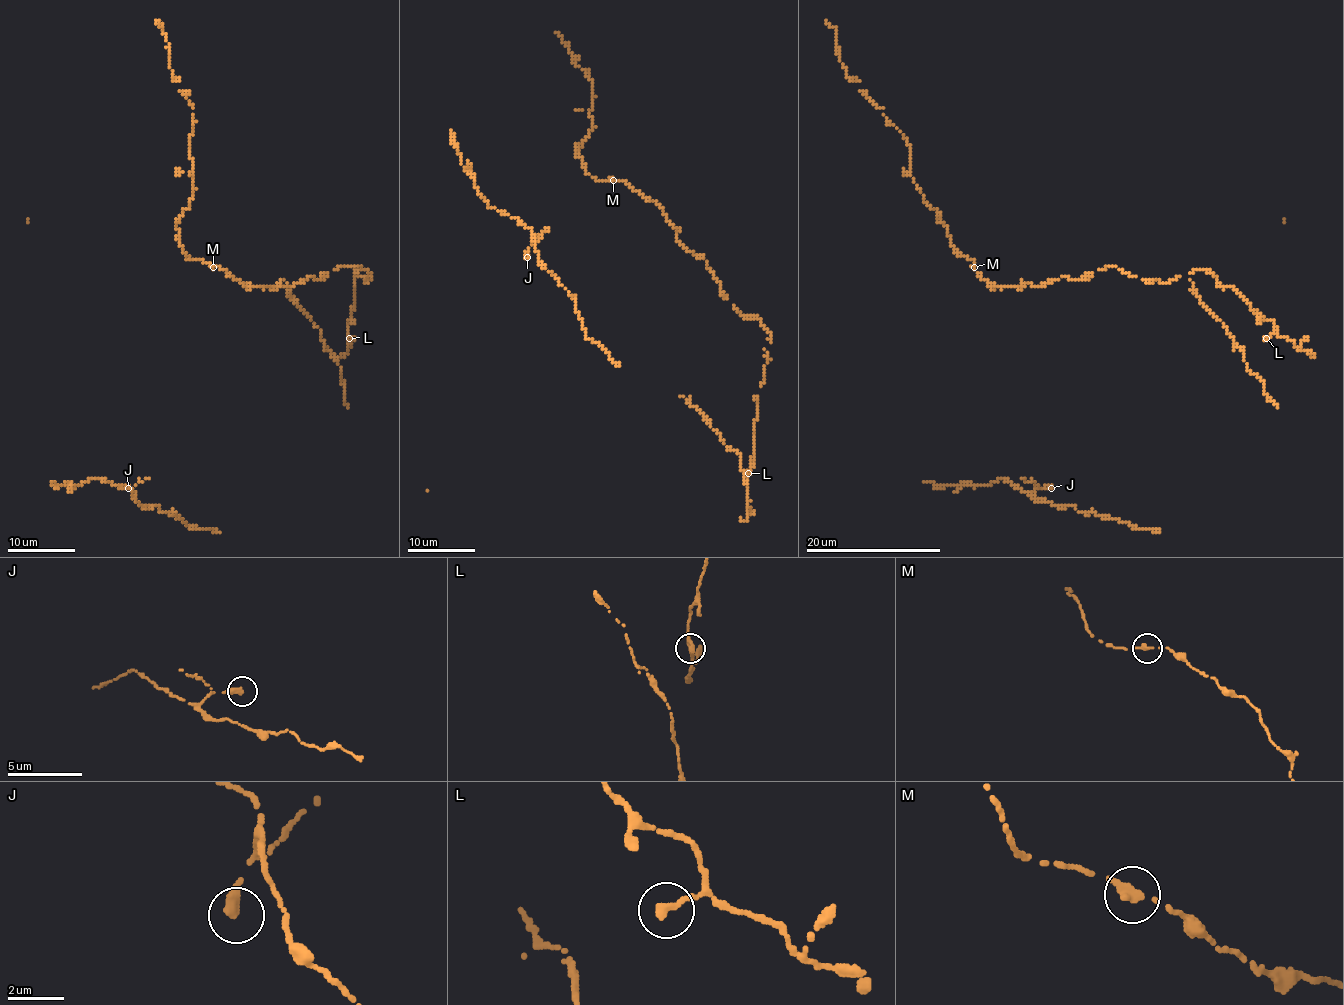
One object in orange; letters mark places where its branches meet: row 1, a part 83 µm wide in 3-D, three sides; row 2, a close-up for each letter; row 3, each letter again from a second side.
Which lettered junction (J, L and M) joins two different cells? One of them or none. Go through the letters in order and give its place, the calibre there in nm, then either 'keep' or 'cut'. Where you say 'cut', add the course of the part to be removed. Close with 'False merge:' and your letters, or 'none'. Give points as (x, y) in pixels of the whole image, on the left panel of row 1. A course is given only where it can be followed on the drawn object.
J: at (128, 488); 400 nm thick; keep
L: at (349, 338); 360 nm thick; keep
M: at (213, 267); 360 nm thick; keep
False merge: none

